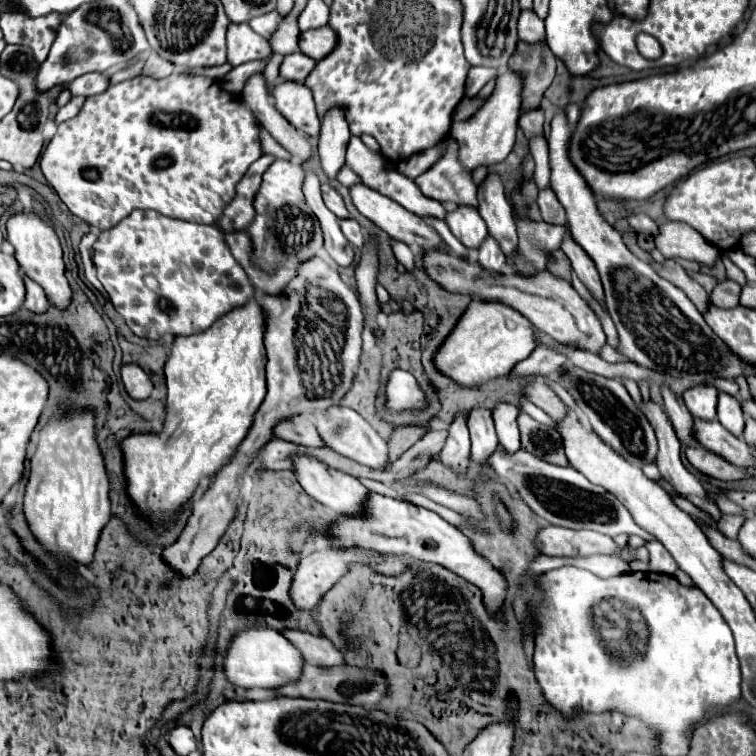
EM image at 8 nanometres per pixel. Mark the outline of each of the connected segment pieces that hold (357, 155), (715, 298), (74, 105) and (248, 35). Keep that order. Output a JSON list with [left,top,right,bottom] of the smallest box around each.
[[347,136,445,220],[709,280,741,308],[55,96,85,124],[227,22,271,66]]

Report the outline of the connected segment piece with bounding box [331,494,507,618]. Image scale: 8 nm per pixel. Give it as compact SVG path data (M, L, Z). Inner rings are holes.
M373 494L373 500L369 500L369 516L365 520L349 520L343 518L341 522L331 526L331 534L337 536L337 546L359 546L365 550L381 552L381 554L395 554L395 556L411 556L415 560L425 560L439 564L443 568L449 568L453 574L461 576L469 584L477 586L483 592L483 604L491 616L499 616L505 608L507 598L507 580L505 576L493 568L493 564L481 556L471 540L455 526L445 522L441 516L427 508L419 508L409 502L401 502L389 496Z

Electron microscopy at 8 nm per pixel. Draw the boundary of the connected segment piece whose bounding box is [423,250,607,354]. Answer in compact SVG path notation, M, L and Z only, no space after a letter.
M427 250L423 254L423 268L431 280L435 280L441 288L457 294L469 294L477 296L481 302L501 302L505 306L511 306L513 310L521 312L531 324L535 324L539 330L553 336L557 342L571 344L581 350L599 354L605 346L605 334L601 330L601 322L593 314L593 310L587 306L587 302L575 292L575 288L553 276L551 272L539 272L537 276L521 276L515 272L491 272L485 270L481 264L471 262L467 258L461 258L457 254L447 254L439 250Z

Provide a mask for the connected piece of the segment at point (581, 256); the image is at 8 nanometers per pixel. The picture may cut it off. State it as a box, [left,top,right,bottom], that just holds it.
[563,236,603,302]

